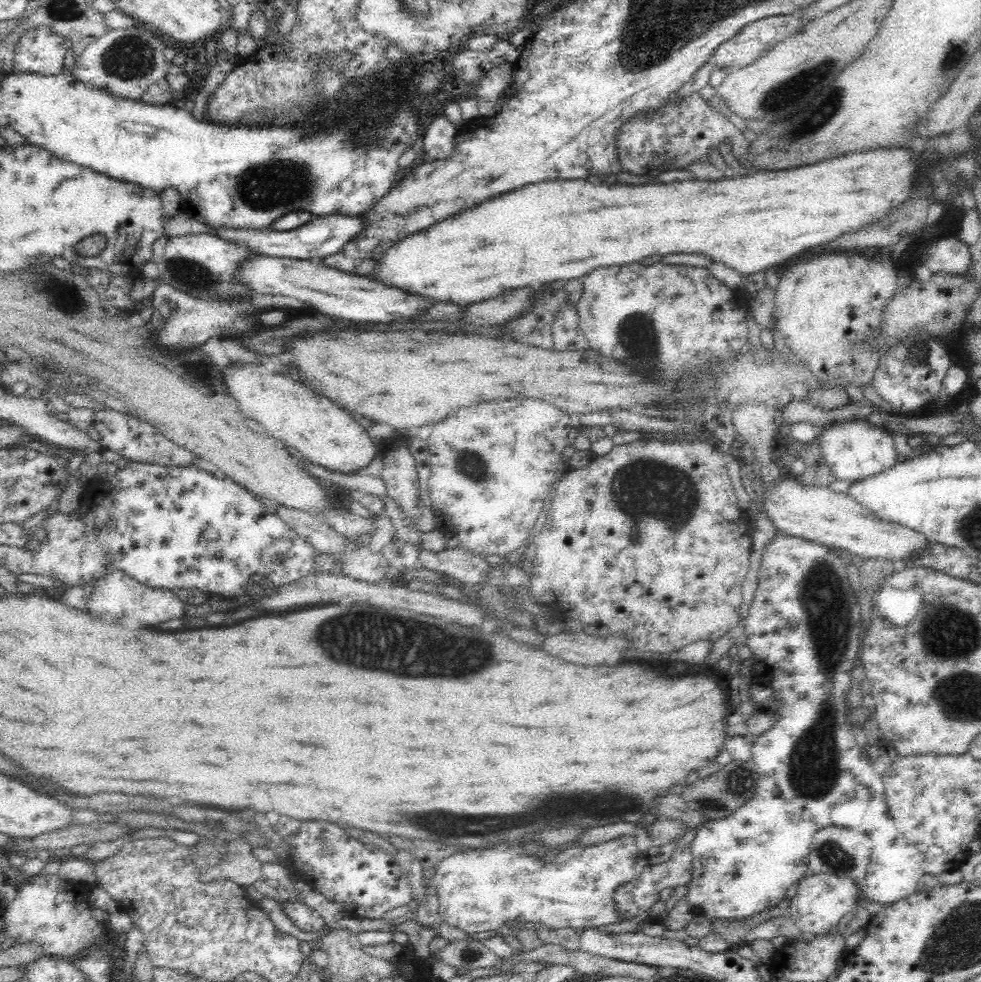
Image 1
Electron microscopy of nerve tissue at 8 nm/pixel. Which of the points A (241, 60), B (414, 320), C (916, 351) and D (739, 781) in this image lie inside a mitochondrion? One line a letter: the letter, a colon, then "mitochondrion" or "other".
A: other
B: other
C: mitochondrion
D: mitochondrion

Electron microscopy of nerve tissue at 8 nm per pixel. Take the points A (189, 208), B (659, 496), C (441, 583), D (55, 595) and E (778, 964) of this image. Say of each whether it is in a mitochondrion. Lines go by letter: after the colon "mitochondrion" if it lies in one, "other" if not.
A: other
B: mitochondrion
C: other
D: other
E: other

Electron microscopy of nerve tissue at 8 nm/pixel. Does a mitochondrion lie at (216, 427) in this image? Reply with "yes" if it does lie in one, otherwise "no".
no

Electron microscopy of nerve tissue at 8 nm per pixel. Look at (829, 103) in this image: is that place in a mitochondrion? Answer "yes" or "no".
yes

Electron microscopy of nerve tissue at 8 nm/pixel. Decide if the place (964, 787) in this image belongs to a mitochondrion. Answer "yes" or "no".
yes

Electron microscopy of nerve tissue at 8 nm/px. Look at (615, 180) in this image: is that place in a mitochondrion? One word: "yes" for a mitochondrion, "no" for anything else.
no

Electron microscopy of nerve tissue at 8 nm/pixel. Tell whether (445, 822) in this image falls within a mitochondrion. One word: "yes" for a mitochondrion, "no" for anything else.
yes

